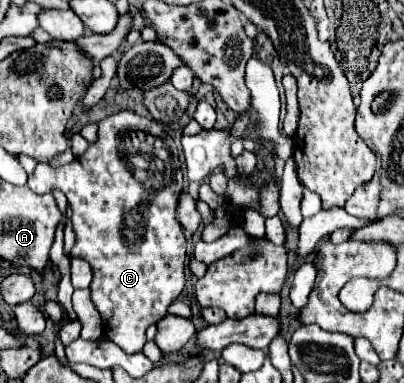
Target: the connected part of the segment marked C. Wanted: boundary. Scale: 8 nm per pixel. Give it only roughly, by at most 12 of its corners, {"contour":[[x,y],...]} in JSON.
{"contour":[[133,112],[27,186],[73,208],[125,352],[185,286],[179,152]]}

